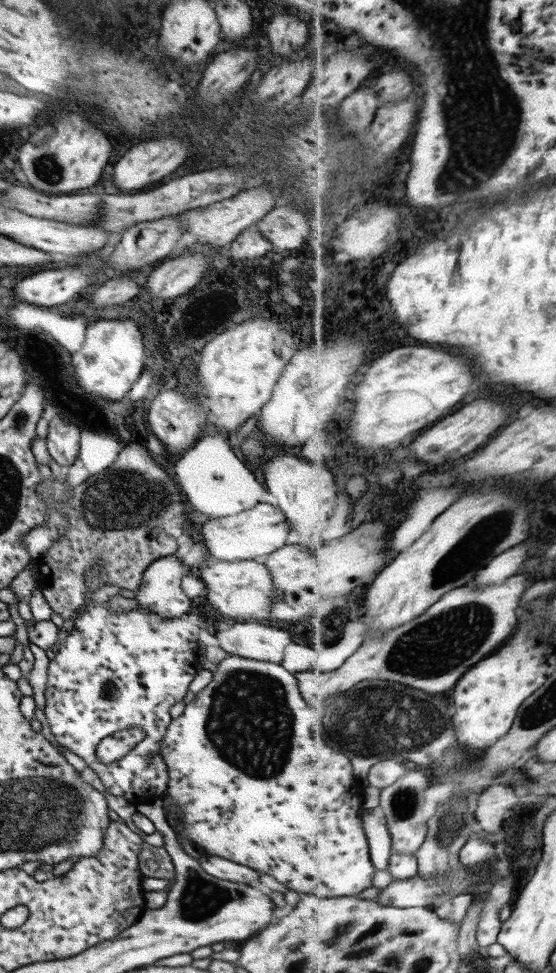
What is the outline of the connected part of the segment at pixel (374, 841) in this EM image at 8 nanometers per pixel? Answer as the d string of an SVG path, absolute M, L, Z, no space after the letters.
M379 808L365 810L363 814L365 832L370 844L370 854L377 870L389 869L392 858L392 834L385 816Z

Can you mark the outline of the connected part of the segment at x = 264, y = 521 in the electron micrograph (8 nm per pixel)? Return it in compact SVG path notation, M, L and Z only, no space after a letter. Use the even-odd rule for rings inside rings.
M259 502L247 511L205 522L200 531L203 534L201 543L206 548L206 558L226 561L258 560L290 542L290 524L277 509L272 504Z

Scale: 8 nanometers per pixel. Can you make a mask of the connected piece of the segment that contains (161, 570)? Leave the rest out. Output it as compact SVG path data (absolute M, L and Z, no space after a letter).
M174 555L154 560L144 570L135 600L142 612L155 613L166 619L177 618L189 612L191 599L181 590L185 566Z

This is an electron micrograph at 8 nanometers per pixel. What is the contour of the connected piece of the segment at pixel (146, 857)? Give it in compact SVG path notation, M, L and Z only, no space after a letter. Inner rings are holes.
M143 842L141 852L137 854L137 865L142 877L145 878L174 878L174 867L169 855L162 847Z

